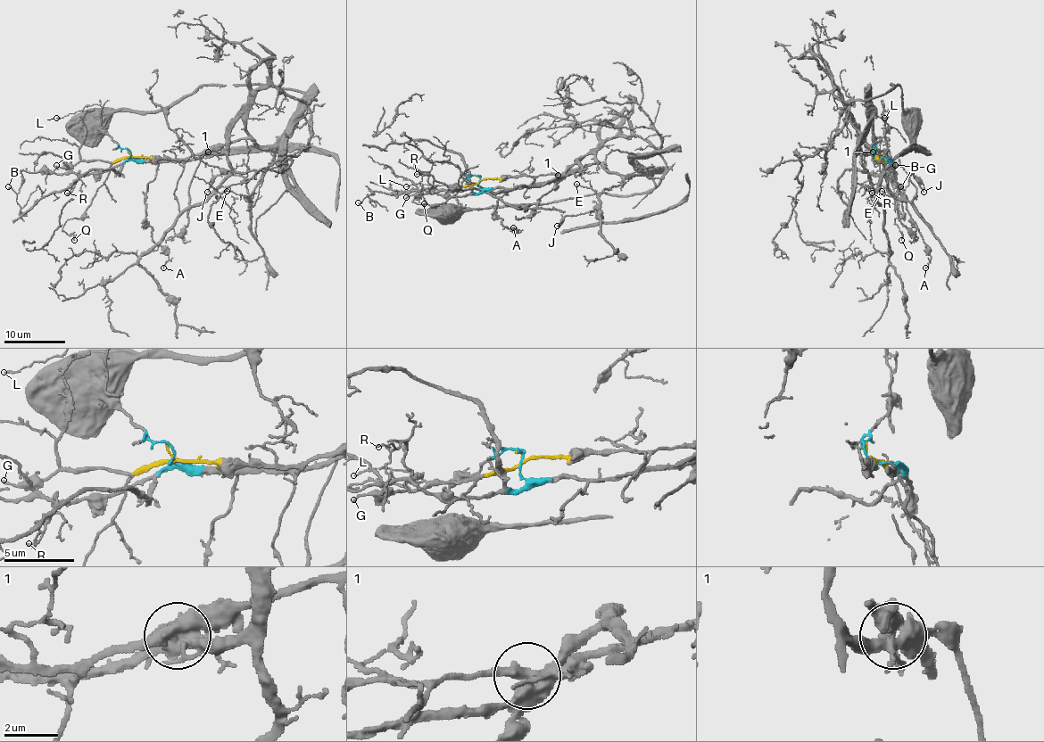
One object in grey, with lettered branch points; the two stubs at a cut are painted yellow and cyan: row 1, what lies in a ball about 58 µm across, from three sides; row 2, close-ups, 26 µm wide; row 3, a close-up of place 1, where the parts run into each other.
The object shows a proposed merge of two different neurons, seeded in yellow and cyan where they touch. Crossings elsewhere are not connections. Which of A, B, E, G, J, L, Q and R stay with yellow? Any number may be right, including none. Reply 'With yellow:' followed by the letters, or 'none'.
With yellow: E, G, J, Q

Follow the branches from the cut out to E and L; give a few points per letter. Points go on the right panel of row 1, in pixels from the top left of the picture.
E: (877, 156), (874, 159), (871, 150), (860, 139), (879, 157), (886, 189), (892, 195), (882, 191)
L: (877, 156), (873, 148), (883, 136), (883, 105), (882, 116), (885, 118)

